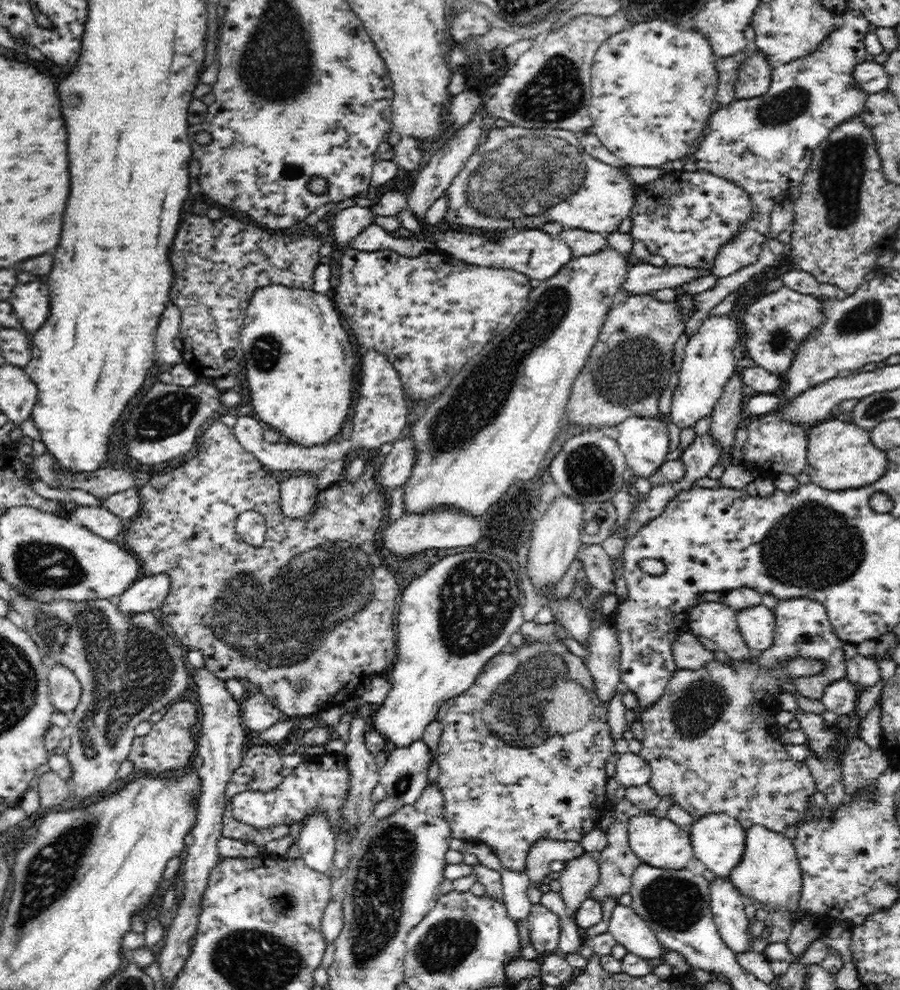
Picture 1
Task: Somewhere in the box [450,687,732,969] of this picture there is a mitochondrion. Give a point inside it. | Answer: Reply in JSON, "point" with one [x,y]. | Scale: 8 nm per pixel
{"point":[676,904]}

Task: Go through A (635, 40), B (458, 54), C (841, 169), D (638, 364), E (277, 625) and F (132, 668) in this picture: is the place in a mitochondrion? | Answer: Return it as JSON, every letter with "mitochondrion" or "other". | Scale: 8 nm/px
{"A":"other","B":"other","C":"mitochondrion","D":"mitochondrion","E":"mitochondrion","F":"mitochondrion"}

